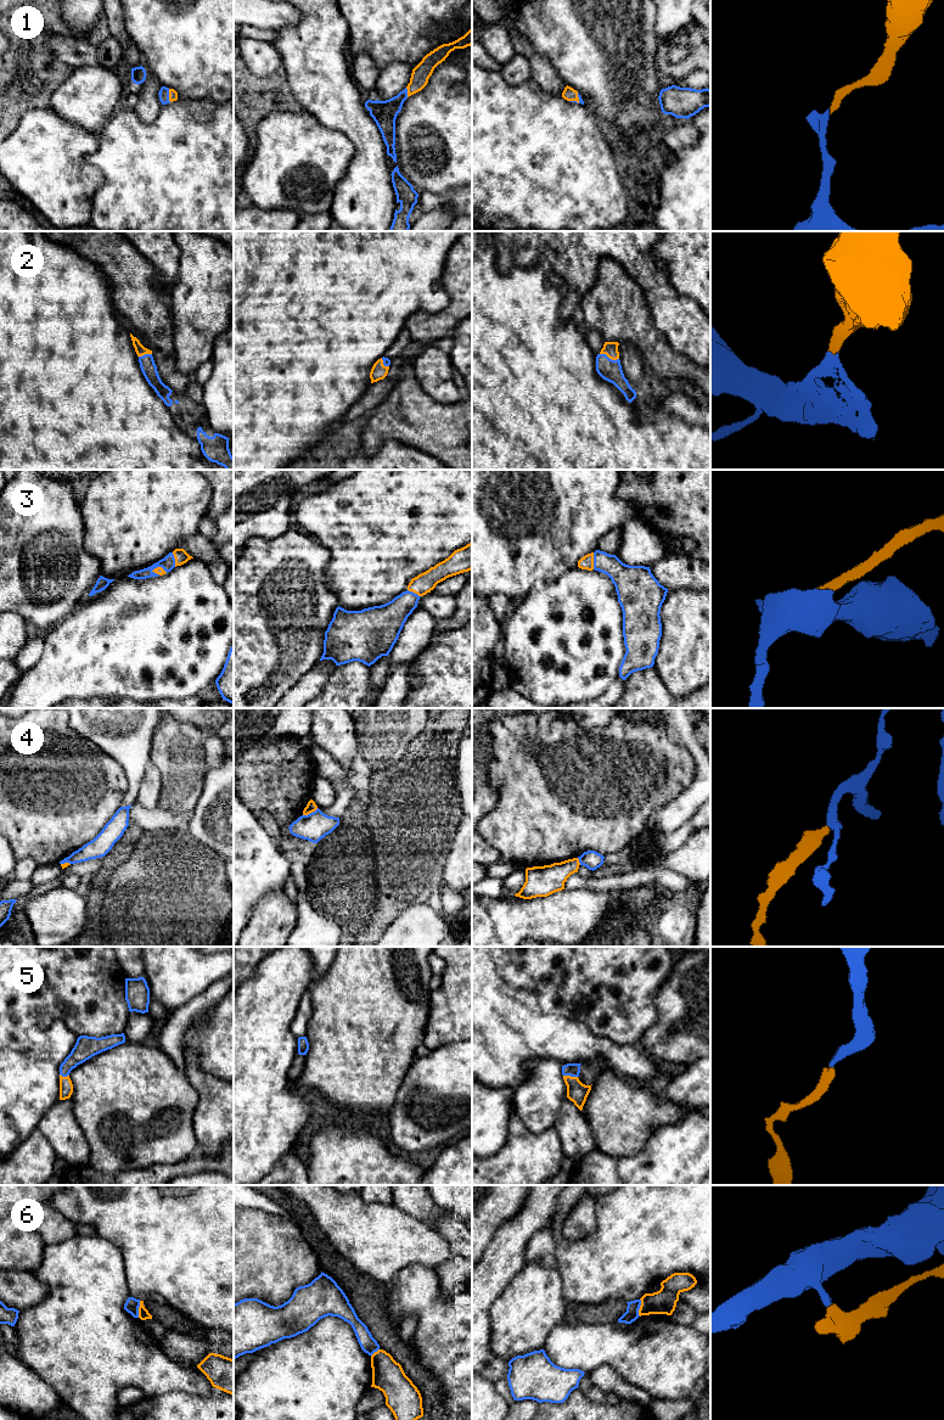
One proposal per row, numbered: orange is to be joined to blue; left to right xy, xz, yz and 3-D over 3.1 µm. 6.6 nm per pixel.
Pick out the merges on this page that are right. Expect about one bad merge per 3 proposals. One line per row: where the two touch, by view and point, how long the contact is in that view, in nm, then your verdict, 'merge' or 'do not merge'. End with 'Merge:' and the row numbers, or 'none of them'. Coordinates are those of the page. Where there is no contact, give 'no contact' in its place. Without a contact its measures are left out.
1: contact xy (168, 95); length 90 nm; merge
2: contact yz (608, 358); length 130 nm; merge
3: contact yz (594, 561); length 110 nm; merge
4: contact xz (310, 813); length 120 nm; do not merge
5: contact yz (571, 1076); length 100 nm; merge
6: contact yz (639, 1307); length 120 nm; do not merge
Merge: 1, 2, 3, 5

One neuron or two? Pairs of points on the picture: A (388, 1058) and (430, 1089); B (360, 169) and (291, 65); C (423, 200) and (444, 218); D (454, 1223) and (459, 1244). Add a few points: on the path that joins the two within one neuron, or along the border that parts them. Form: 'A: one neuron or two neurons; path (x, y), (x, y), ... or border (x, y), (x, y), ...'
A: two neurons; border (415, 1056), (395, 1098)
B: one neuron; path (361, 142), (361, 134), (318, 90)
C: two neurons; border (423, 213), (447, 208), (455, 217)
D: one neuron; path (454, 1228), (459, 1239)

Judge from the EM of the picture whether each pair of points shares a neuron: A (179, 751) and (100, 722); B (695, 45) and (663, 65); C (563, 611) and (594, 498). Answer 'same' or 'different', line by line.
A: different
B: same
C: different

